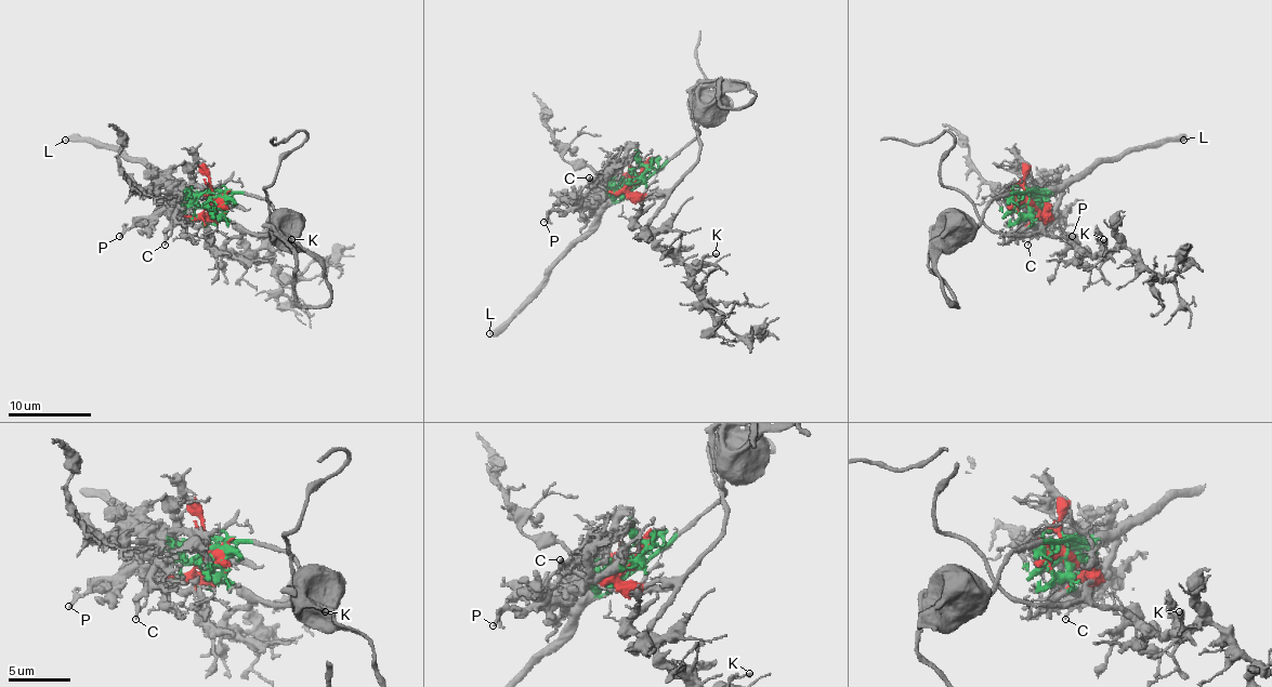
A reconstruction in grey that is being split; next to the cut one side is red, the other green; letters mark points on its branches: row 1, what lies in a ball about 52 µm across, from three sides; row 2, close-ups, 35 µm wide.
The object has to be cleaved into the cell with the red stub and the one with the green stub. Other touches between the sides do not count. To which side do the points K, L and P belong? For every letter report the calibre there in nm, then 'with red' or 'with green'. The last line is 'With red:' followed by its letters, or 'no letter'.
K: 180 nm thick; with red
L: 500 nm thick; with green
P: 200 nm thick; with green
With red: K

